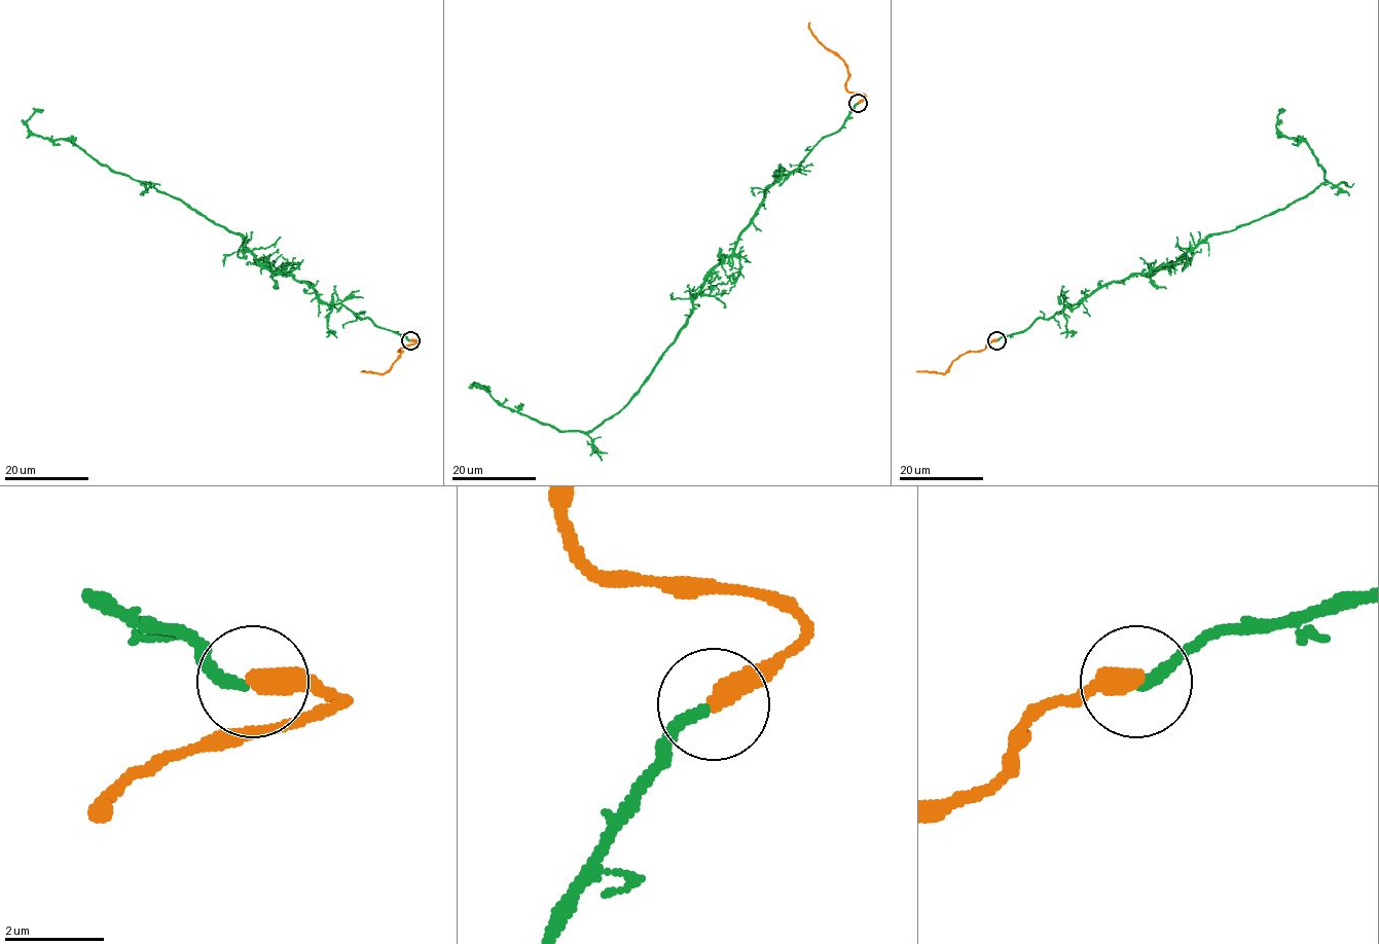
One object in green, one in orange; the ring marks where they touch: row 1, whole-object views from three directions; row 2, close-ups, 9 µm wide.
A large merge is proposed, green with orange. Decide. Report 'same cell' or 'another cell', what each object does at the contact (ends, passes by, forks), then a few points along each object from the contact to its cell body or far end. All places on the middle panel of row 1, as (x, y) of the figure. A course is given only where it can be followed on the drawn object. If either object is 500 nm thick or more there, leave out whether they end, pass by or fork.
another cell; green ends; orange ends; course green (858, 102), (767, 188), (686, 325), (619, 411), (587, 432), (559, 431), (474, 384), (491, 391); course orange (859, 102), (866, 96), (846, 89), (847, 66), (813, 34), (810, 23)

